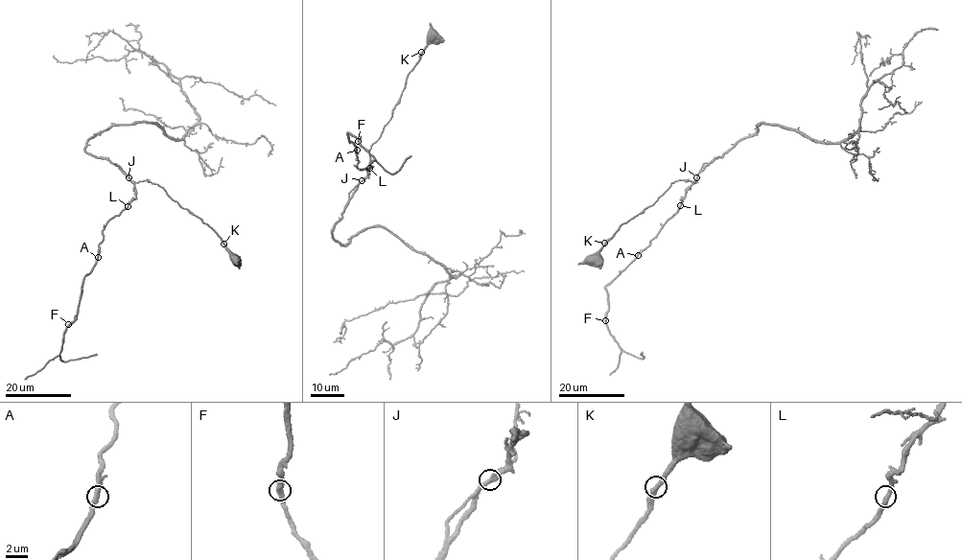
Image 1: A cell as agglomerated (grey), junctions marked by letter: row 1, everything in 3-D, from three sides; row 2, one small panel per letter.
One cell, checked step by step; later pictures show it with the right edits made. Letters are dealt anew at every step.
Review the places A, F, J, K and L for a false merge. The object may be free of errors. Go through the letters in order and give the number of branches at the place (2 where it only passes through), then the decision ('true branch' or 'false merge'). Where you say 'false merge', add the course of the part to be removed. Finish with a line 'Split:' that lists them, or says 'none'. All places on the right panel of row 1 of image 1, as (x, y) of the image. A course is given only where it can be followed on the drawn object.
A: 2 | true branch
F: 2 | true branch
J: 2 | true branch
K: 2 | true branch
L: 2 | true branch
Split: none

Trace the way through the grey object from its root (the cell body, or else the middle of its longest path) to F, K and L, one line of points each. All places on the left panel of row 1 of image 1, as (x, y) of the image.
F: (234, 262), (199, 218), (156, 184), (136, 182), (134, 198), (104, 229), (68, 324)
K: (234, 262), (223, 244)
L: (234, 262), (214, 230), (180, 207), (156, 184), (149, 180), (135, 183), (135, 197), (128, 206)

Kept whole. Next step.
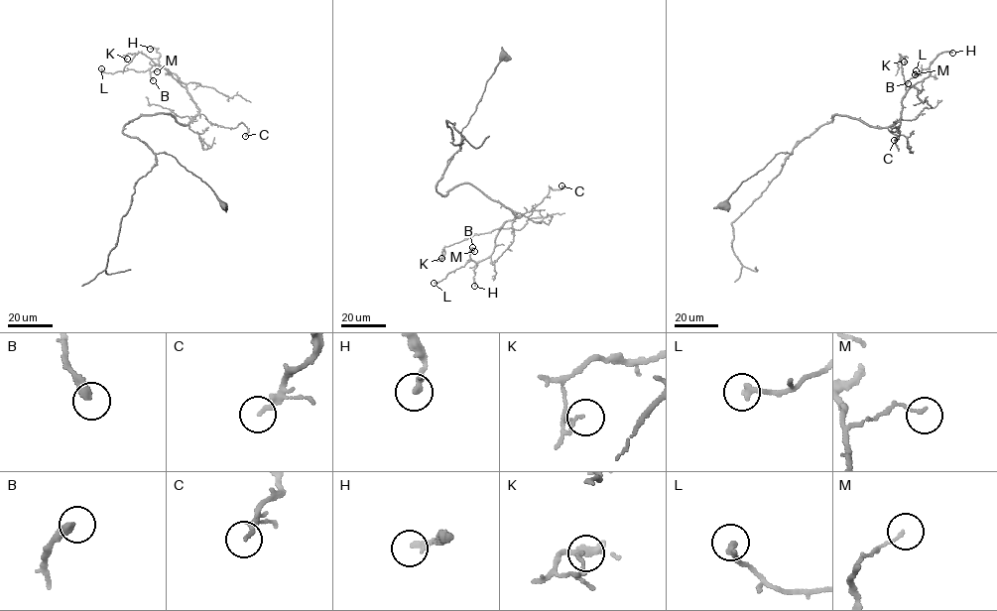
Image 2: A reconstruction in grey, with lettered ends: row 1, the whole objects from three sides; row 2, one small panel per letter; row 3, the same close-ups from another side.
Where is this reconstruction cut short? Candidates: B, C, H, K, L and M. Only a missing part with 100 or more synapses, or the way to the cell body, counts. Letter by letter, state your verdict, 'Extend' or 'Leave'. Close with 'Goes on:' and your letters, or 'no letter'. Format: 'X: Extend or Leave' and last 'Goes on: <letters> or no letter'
B: Leave
C: Leave
H: Leave
K: Leave
L: Leave
M: Leave
Goes on: no letter

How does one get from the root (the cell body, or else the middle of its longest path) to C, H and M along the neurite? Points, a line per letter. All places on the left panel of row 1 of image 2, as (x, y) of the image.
C: (222, 207), (176, 159), (122, 130), (141, 115), (184, 125), (202, 114), (242, 122), (245, 136)
H: (222, 207), (176, 159), (122, 131), (141, 115), (171, 113), (188, 124), (198, 112), (186, 84), (150, 49)
M: (222, 207), (176, 159), (122, 131), (141, 115), (188, 124), (198, 112), (186, 84), (157, 71)

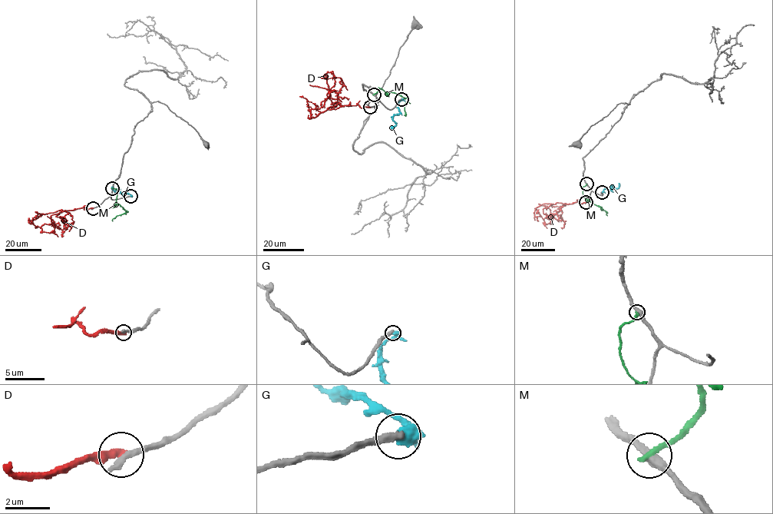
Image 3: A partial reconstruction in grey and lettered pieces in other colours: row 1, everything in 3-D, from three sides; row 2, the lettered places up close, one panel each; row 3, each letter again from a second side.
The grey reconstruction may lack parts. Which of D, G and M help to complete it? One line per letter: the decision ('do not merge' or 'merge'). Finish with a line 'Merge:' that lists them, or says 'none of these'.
D: do not merge
G: do not merge
M: do not merge
Merge: none of these

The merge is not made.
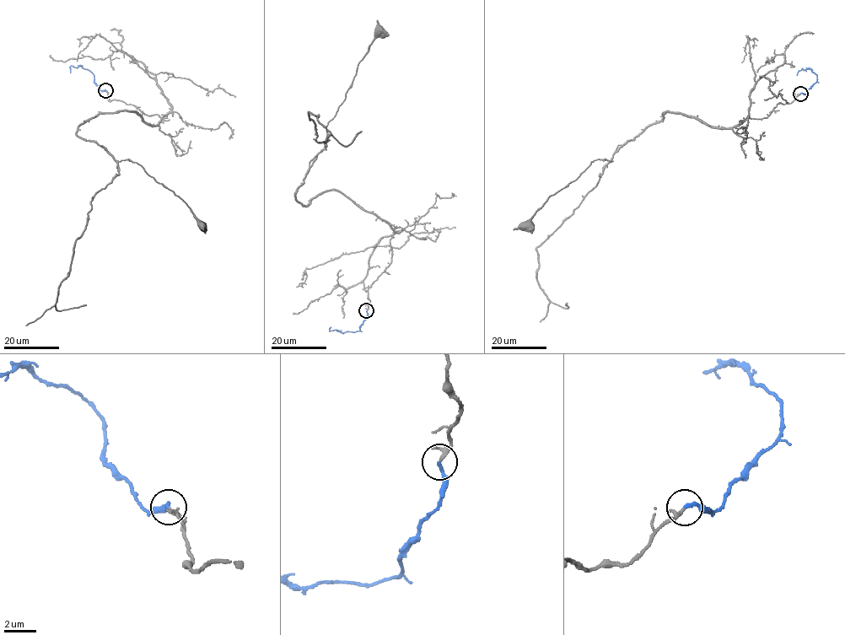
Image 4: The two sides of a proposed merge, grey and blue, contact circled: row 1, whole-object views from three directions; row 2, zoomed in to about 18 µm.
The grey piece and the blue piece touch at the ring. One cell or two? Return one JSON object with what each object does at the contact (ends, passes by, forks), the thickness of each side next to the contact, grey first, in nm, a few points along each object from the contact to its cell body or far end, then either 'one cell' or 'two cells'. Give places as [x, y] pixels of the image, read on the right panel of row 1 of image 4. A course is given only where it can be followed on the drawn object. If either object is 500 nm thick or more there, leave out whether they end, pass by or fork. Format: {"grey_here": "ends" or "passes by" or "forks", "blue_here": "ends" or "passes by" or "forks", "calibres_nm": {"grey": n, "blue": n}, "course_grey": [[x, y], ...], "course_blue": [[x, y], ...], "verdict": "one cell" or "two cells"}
{"grey_here": "passes by", "blue_here": "ends", "calibres_nm": {"grey": 160, "blue": 220}, "course_grey": [[800, 94], [767, 116], [729, 127], [661, 113], [610, 160], [590, 162], [549, 196], [525, 227]], "course_blue": [[800, 94], [806, 94], [816, 81], [817, 76], [809, 69], [801, 69], [797, 75]], "verdict": "one cell"}

